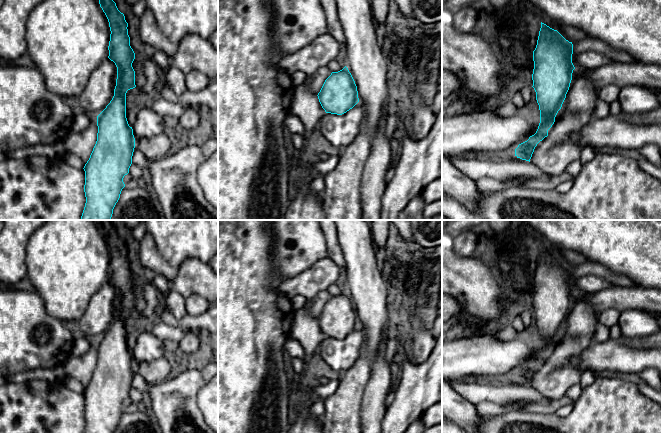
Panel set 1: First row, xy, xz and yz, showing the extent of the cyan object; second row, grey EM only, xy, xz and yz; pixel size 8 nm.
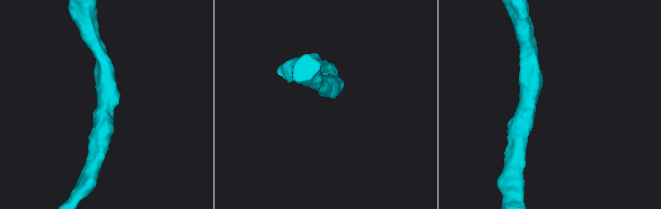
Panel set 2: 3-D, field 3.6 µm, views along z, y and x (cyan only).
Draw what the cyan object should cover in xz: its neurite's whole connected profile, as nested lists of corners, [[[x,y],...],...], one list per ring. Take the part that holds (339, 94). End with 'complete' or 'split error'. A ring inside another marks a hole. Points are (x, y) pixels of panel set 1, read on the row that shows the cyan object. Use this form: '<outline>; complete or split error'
[[[346,66],[331,73],[317,96],[326,113],[337,115],[346,113],[359,102],[357,86]]]; complete

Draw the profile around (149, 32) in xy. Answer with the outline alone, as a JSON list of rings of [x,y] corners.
[[[147,8],[139,21],[141,40],[156,50],[163,51],[169,58],[175,54],[178,44],[170,41],[159,29],[152,11]]]

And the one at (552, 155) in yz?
[[[585,77],[571,80],[566,98],[560,109],[560,116],[548,130],[548,136],[540,141],[534,149],[530,162],[550,177],[563,174],[570,163],[580,158],[582,147],[574,143],[570,136],[580,131],[593,118],[599,89]]]

